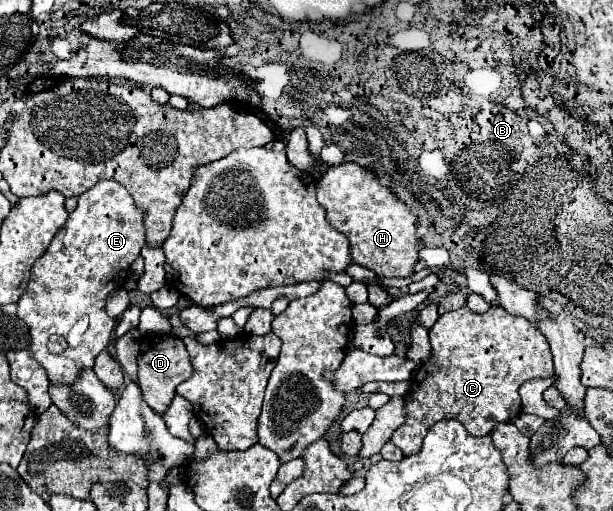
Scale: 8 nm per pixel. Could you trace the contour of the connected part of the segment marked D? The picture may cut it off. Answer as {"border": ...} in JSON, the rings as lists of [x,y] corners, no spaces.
{"border":[[[155,334],[155,336],[143,336],[141,338],[141,352],[137,356],[139,364],[139,388],[143,392],[143,400],[159,414],[163,414],[175,396],[175,388],[191,378],[193,368],[189,364],[189,354],[185,350],[185,344],[181,338],[171,334]]]}

